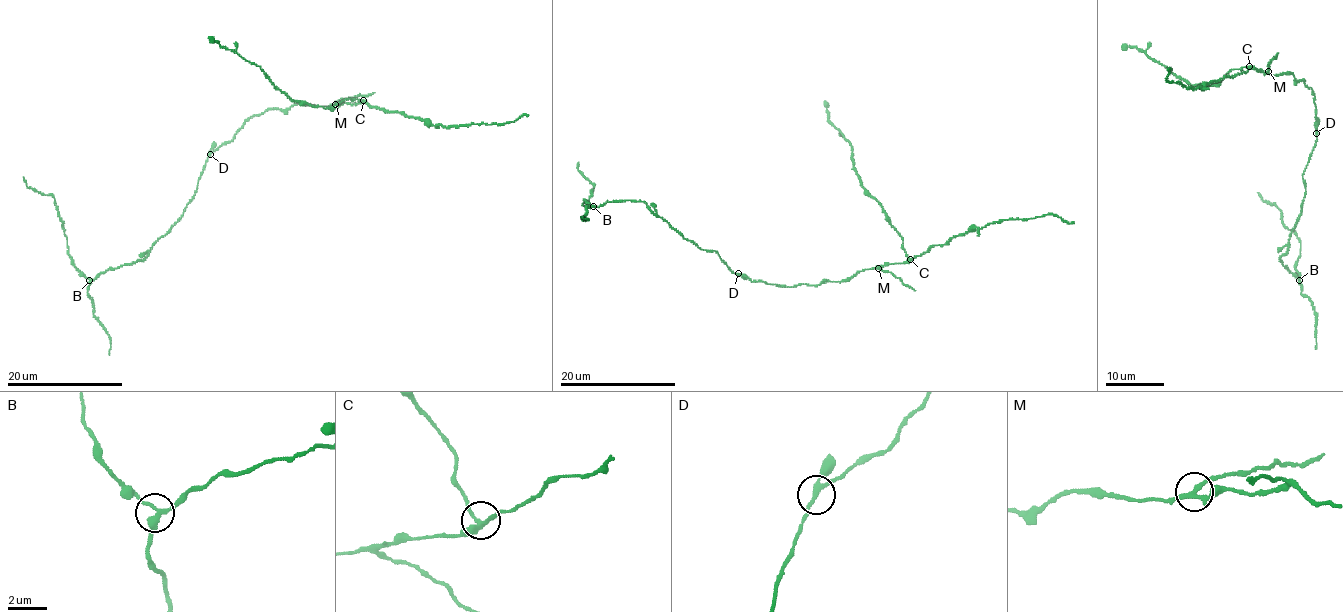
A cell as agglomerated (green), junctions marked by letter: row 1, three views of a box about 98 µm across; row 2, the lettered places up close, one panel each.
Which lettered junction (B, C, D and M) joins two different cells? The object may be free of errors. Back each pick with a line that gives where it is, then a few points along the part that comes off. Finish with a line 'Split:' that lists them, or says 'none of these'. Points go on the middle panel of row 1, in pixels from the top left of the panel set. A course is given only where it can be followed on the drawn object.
M: (878, 268) | (878, 269), (891, 272), (915, 290)
Split: M

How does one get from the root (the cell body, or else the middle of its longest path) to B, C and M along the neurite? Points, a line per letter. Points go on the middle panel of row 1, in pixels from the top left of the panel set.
B: (766, 282), (751, 281), (733, 272), (717, 253), (687, 240), (643, 201), (614, 200), (593, 206)
C: (766, 282), (793, 287), (848, 281), (860, 271), (905, 263), (910, 259)
M: (766, 282), (782, 286), (820, 285), (848, 281), (860, 271), (878, 269)

